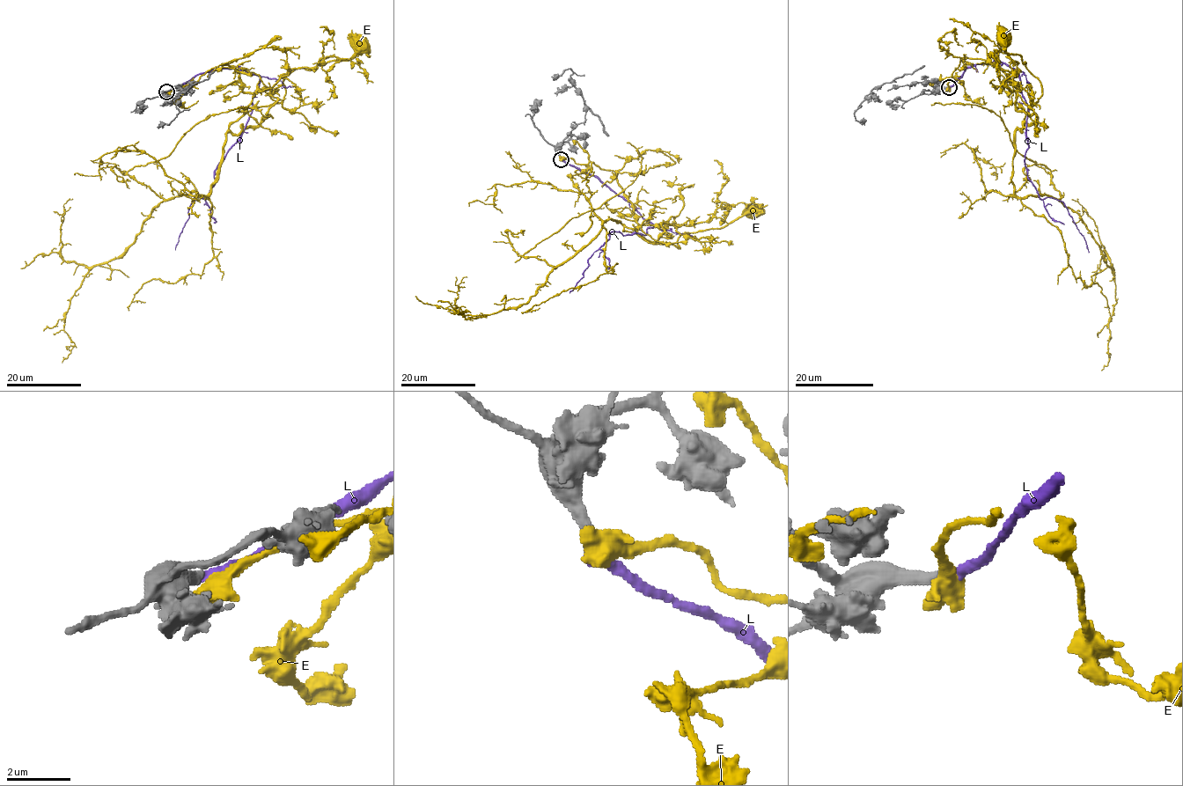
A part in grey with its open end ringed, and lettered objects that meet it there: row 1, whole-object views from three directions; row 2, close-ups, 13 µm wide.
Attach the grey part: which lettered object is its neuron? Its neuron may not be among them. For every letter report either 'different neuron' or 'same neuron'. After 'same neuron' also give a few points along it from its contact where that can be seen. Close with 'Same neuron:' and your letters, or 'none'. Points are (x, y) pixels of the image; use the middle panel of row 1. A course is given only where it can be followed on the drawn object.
E: different neuron
L: different neuron
Same neuron: none

